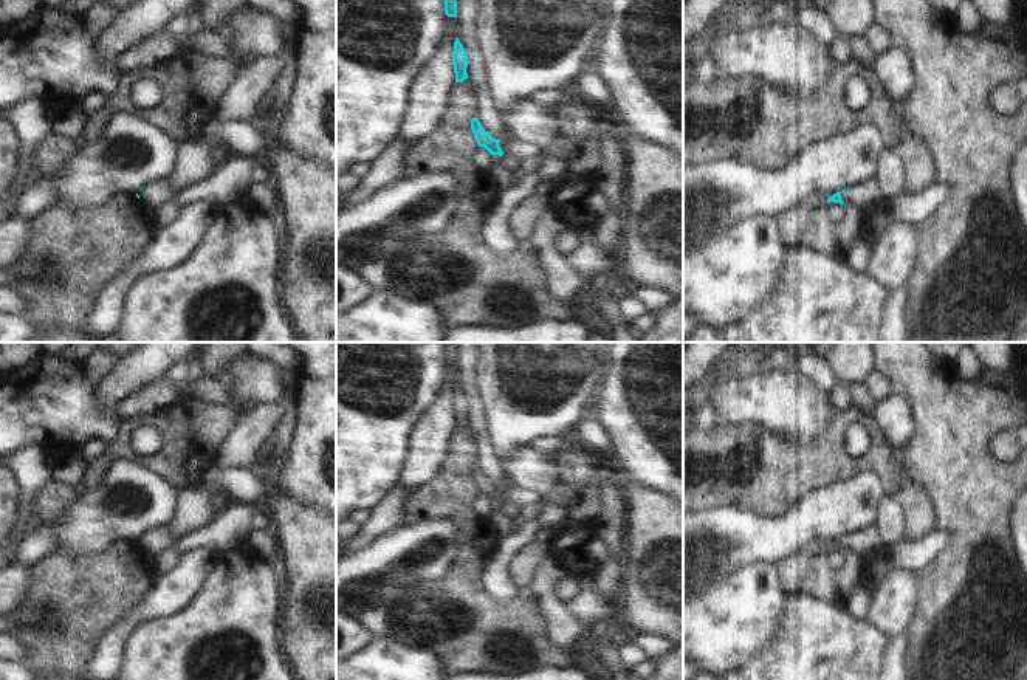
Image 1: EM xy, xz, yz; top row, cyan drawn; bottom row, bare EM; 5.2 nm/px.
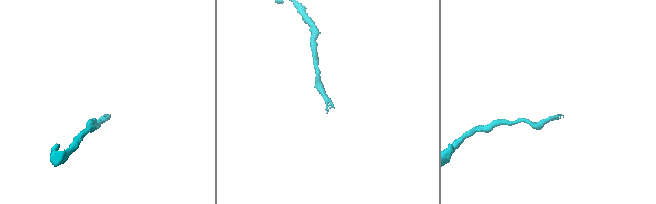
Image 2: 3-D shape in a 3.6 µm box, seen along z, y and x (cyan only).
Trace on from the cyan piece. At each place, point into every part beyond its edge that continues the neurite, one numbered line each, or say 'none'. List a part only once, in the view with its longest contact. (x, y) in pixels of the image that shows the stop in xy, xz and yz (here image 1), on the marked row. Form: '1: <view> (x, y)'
1: yz (863, 195)

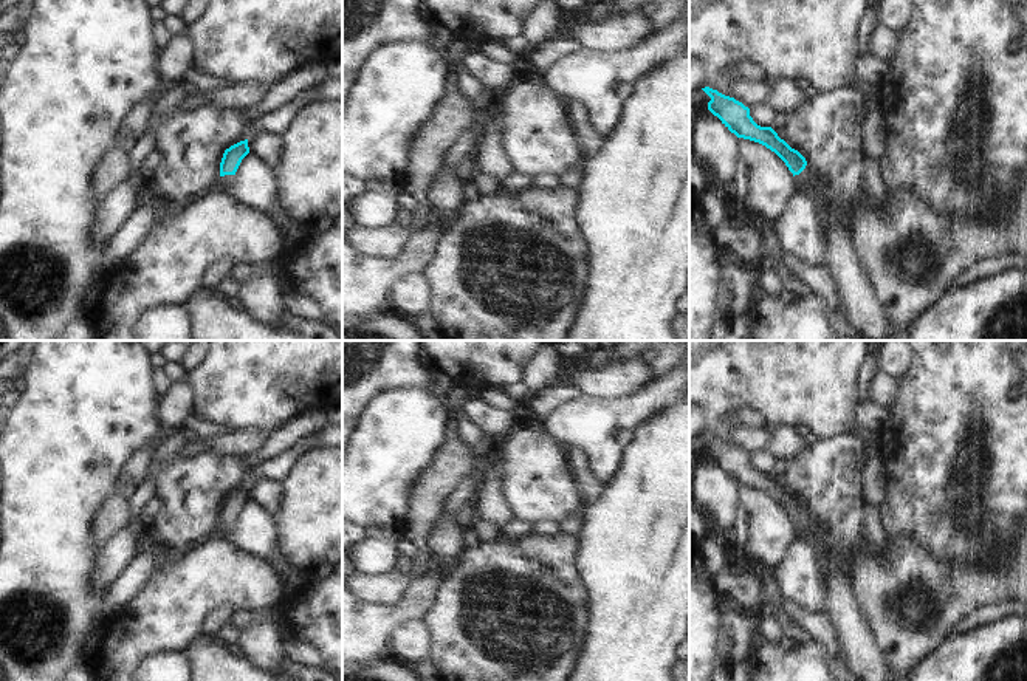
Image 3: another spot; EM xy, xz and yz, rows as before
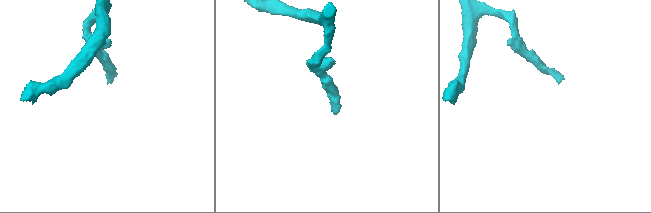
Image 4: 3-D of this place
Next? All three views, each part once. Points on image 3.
1: yz (857, 299)

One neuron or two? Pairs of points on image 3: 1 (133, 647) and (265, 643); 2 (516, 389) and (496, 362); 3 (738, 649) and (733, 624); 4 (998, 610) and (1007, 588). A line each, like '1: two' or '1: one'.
1: two
2: two
3: one
4: two

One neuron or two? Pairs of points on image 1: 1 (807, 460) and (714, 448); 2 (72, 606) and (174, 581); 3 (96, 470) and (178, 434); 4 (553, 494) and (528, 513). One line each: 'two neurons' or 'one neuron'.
1: one neuron
2: two neurons
3: one neuron
4: one neuron

